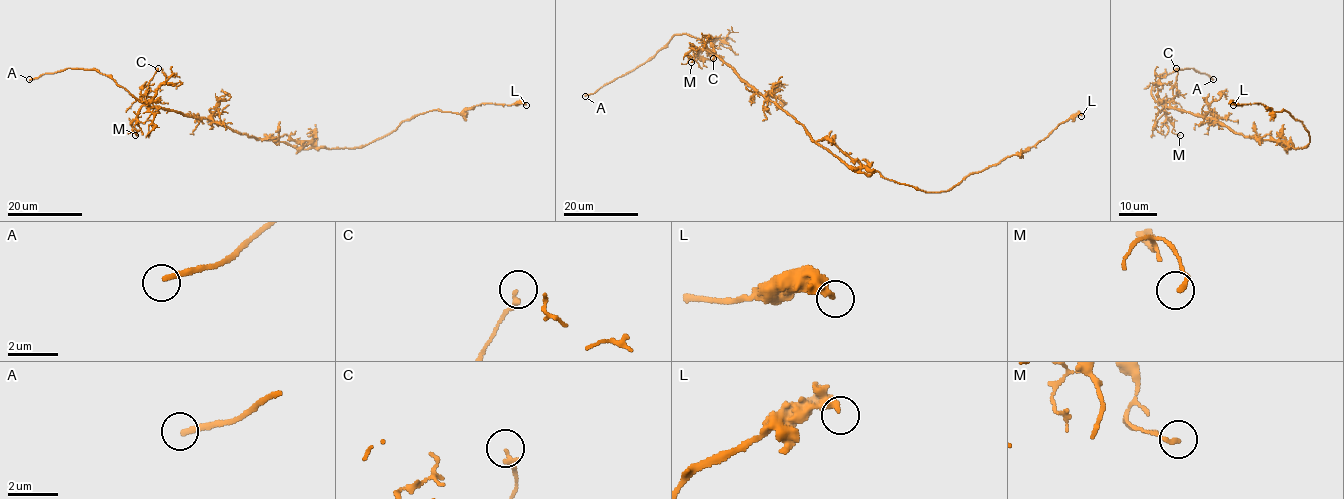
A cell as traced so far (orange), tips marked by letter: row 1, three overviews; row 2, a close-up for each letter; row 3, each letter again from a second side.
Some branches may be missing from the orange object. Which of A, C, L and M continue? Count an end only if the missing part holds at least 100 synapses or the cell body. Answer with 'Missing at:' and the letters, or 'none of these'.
Missing at: A

